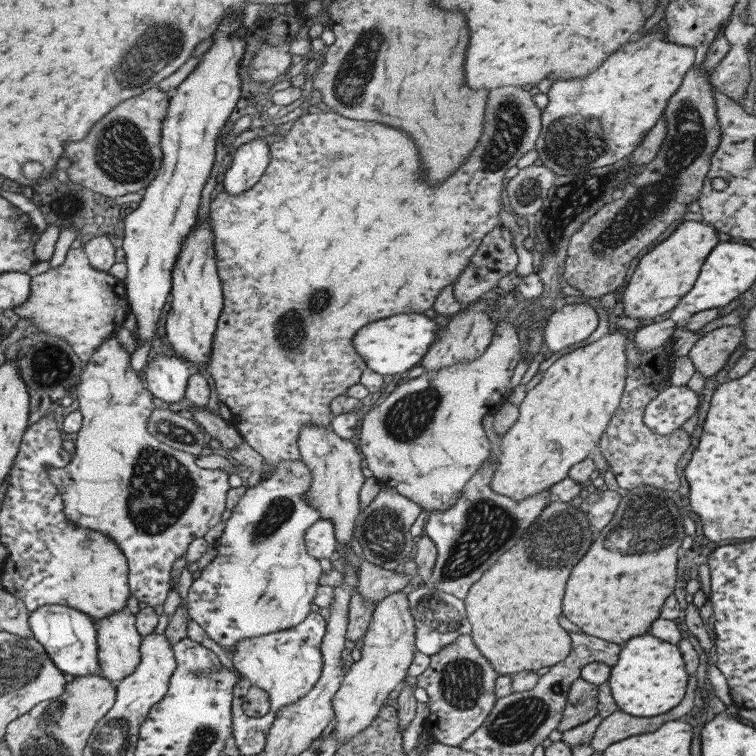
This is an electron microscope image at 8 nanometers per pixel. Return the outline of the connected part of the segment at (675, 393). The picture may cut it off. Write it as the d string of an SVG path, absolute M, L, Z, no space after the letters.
M670 385L647 404L643 414L644 424L656 434L672 434L690 416L694 416L698 404L698 394L688 385Z

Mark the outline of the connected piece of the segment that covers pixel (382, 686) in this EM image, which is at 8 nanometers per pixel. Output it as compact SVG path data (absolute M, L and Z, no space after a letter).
M398 591L378 601L368 632L363 636L362 658L349 668L343 678L340 690L332 699L336 726L332 730L337 746L364 732L378 716L384 704L389 703L388 695L406 678L412 664L415 646L416 626L409 610L408 593Z

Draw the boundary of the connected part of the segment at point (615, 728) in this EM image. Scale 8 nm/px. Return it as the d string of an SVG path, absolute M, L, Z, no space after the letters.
M693 684L690 685L690 690L686 693L686 698L682 700L682 704L678 704L676 708L672 708L666 714L643 718L632 717L632 715L621 711L613 712L608 718L602 720L602 724L598 726L590 745L597 751L606 750L612 742L618 742L618 740L624 740L624 738L630 738L630 736L636 736L636 734L654 732L665 722L678 720L678 718L686 716L692 708L694 708Z

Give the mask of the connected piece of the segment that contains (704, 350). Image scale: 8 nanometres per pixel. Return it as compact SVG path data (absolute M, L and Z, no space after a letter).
M724 325L706 333L698 339L688 353L692 364L702 376L714 376L742 340L740 326Z

